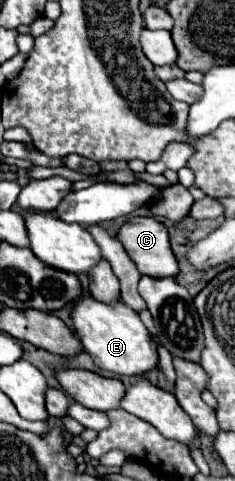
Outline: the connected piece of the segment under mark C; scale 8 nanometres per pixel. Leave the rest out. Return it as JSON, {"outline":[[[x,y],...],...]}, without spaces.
{"outline":[[[130,218],[118,232],[128,256],[136,262],[140,274],[152,278],[176,278],[178,260],[170,248],[168,230],[156,218]]]}

